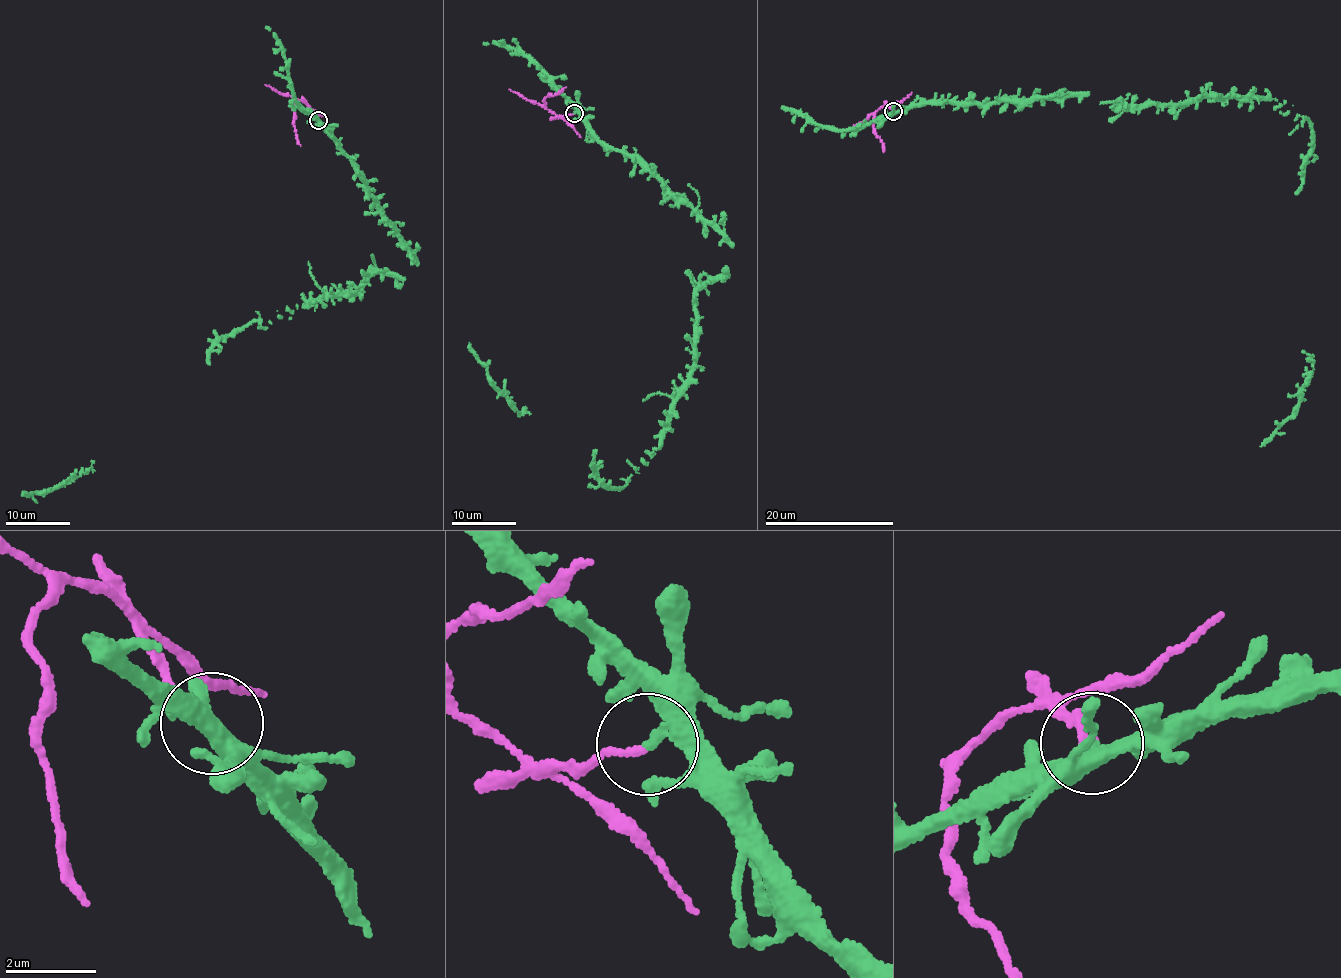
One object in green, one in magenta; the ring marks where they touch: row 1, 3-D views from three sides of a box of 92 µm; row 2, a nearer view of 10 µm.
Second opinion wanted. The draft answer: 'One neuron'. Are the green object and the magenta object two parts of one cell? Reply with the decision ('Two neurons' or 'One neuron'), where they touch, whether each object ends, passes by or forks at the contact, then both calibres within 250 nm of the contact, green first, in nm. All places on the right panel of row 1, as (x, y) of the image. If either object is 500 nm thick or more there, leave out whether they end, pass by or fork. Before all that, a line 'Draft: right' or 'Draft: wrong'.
Draft: wrong
Two neurons. Place: (893, 111). At the ring green ends. At the ring magenta ends. Thickness 280 nm (green) against 140 nm

